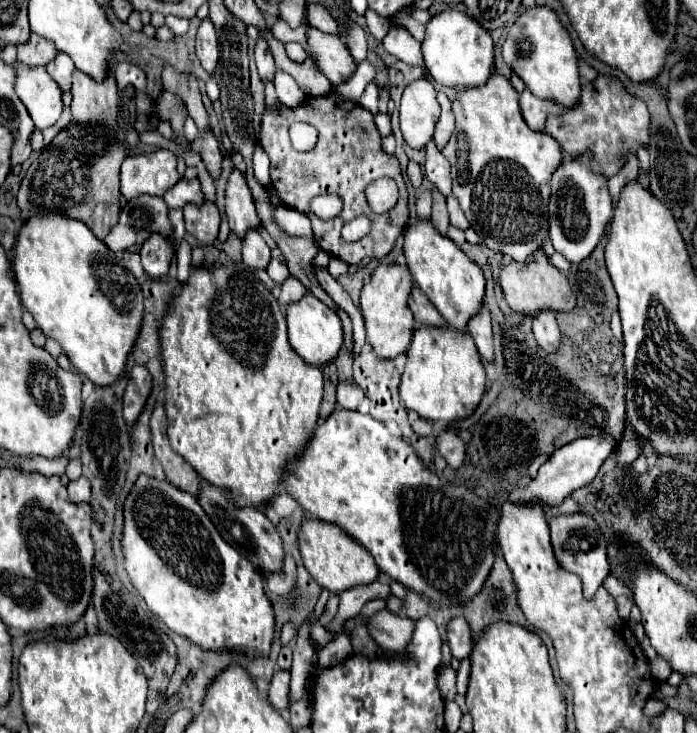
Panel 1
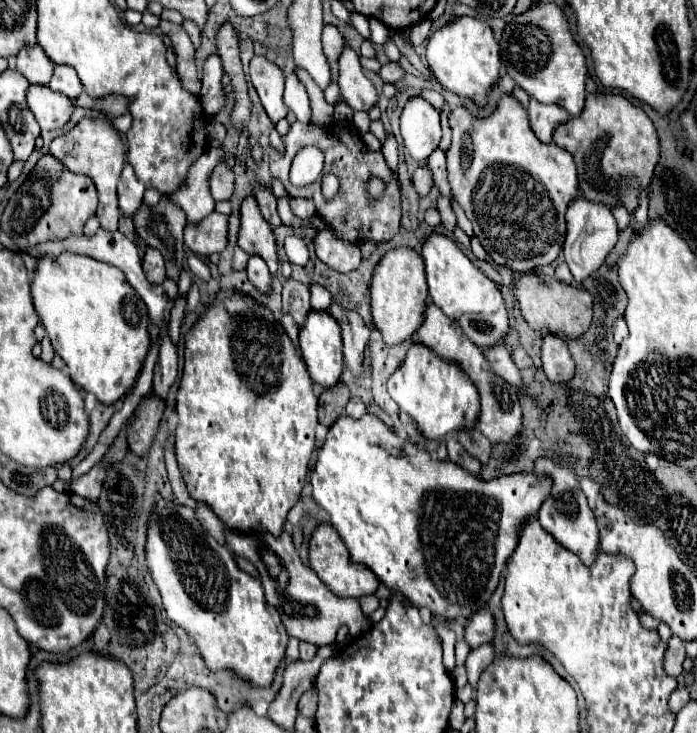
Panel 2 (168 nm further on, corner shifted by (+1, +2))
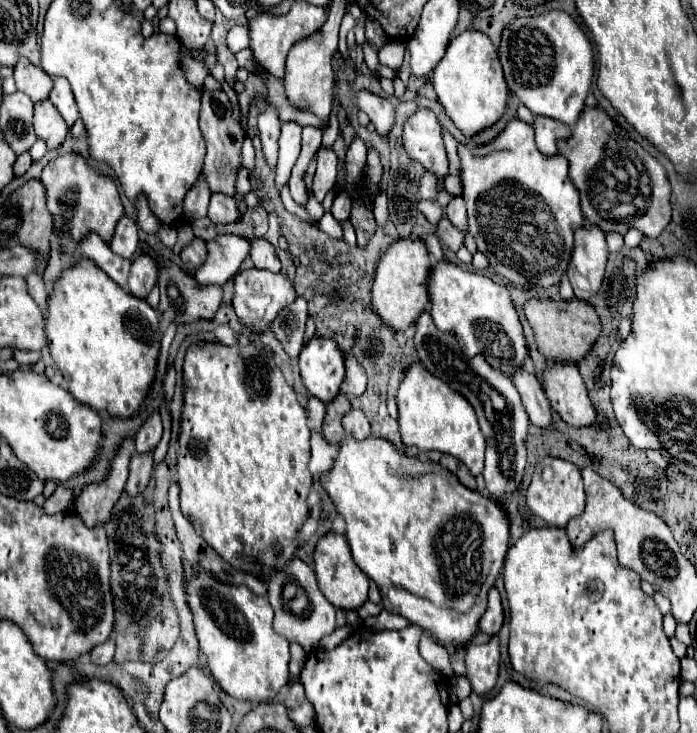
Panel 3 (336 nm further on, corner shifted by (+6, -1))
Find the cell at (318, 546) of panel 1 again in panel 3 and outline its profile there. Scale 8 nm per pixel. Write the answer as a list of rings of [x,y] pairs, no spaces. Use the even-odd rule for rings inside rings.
[[[325,534],[313,552],[313,568],[315,568],[315,576],[319,582],[321,592],[325,594],[325,598],[335,604],[335,608],[345,608],[345,610],[357,610],[365,600],[367,600],[367,590],[369,590],[369,578],[357,568],[357,564],[351,558],[349,552],[349,544],[345,540],[345,536],[341,534]]]

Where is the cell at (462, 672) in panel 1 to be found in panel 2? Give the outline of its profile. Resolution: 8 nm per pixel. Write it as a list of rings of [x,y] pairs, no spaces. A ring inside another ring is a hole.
[[[480,645],[470,649],[468,657],[466,657],[466,669],[468,669],[468,683],[472,687],[476,687],[476,681],[480,677],[480,673],[496,659],[496,651],[492,645]],[[490,647],[490,649],[488,649]]]

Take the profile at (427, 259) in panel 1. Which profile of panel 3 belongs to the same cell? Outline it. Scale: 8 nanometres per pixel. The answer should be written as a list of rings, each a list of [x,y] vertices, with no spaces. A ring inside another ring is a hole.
[[[437,262],[429,270],[427,290],[431,298],[431,318],[439,330],[453,332],[469,358],[481,354],[491,368],[513,374],[527,356],[527,342],[509,292],[491,278],[467,272],[451,262]]]

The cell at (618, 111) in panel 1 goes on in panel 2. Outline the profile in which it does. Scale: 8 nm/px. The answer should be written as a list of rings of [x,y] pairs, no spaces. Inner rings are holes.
[[[588,95],[586,97],[586,107],[580,113],[580,117],[570,119],[566,125],[558,125],[554,131],[554,143],[566,149],[578,167],[578,179],[580,179],[580,193],[594,203],[608,205],[610,209],[616,205],[624,205],[628,213],[634,213],[638,207],[638,189],[646,189],[650,193],[650,183],[654,177],[656,163],[660,159],[660,145],[658,145],[658,135],[648,119],[648,115],[632,105],[626,97],[622,95]]]

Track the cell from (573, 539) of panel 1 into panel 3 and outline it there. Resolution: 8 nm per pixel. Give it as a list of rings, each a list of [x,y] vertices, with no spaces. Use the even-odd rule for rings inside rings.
[[[545,458],[543,462],[539,462],[539,464],[535,466],[533,480],[531,480],[529,488],[527,488],[525,498],[527,498],[529,510],[531,510],[535,516],[543,518],[543,520],[545,520],[547,524],[551,524],[551,526],[567,528],[569,522],[571,522],[573,518],[579,518],[579,516],[581,516],[581,510],[585,510],[585,492],[583,492],[581,470],[579,470],[575,464],[567,462],[567,460],[561,460],[561,458]],[[545,466],[551,466],[553,472],[555,472],[555,476],[553,476],[551,482],[543,482],[543,480],[541,480],[541,470],[543,470]]]

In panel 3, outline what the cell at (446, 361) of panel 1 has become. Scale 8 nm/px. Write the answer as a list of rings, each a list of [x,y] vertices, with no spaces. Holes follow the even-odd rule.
[[[413,362],[405,368],[405,376],[397,390],[397,406],[399,406],[399,432],[401,440],[407,446],[417,446],[419,450],[439,450],[457,456],[465,462],[473,476],[483,472],[485,460],[485,438],[477,424],[473,406],[461,396],[453,392],[449,384],[437,380],[419,362]]]

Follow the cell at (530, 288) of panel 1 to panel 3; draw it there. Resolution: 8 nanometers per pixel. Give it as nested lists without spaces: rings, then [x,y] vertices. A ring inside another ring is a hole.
[[[531,298],[525,302],[523,312],[535,332],[535,342],[537,350],[547,358],[547,360],[561,360],[561,362],[577,362],[581,360],[593,342],[601,334],[601,322],[595,312],[595,308],[589,302],[583,300],[561,300],[561,298]]]

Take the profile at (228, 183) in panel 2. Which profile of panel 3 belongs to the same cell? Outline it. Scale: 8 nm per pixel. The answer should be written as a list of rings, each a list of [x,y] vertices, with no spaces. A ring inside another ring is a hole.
[[[221,192],[211,194],[211,204],[209,204],[209,214],[207,214],[215,224],[227,224],[227,222],[237,222],[239,212],[237,212],[237,202],[231,196],[225,196]]]

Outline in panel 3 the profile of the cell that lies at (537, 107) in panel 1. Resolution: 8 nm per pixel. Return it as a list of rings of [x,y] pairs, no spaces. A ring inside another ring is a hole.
[[[535,116],[533,128],[535,128],[535,144],[537,144],[539,152],[547,154],[547,156],[553,156],[557,152],[555,140],[567,138],[573,132],[571,126],[561,124],[553,118],[545,118],[545,116]]]

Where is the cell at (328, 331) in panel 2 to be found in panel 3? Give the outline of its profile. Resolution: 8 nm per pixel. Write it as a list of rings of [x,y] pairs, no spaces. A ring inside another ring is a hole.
[[[311,338],[299,354],[299,372],[303,386],[321,402],[337,396],[345,376],[343,352],[329,338]]]

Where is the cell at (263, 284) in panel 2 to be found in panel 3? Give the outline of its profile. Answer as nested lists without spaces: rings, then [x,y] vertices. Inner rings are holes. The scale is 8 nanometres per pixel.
[[[243,270],[235,276],[235,296],[233,296],[233,306],[237,316],[243,320],[243,324],[255,328],[255,330],[263,330],[265,326],[269,326],[273,322],[273,318],[279,314],[281,308],[285,308],[287,304],[291,304],[295,300],[295,288],[293,284],[283,276],[283,274],[273,274],[273,272],[265,272],[265,270]]]

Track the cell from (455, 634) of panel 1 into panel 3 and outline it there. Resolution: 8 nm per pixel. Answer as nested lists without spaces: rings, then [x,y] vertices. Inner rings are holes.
[[[491,588],[491,592],[489,592],[489,606],[487,606],[487,612],[483,614],[483,618],[479,622],[479,632],[493,636],[493,634],[499,632],[501,624],[503,624],[501,598],[499,598],[497,588]]]

